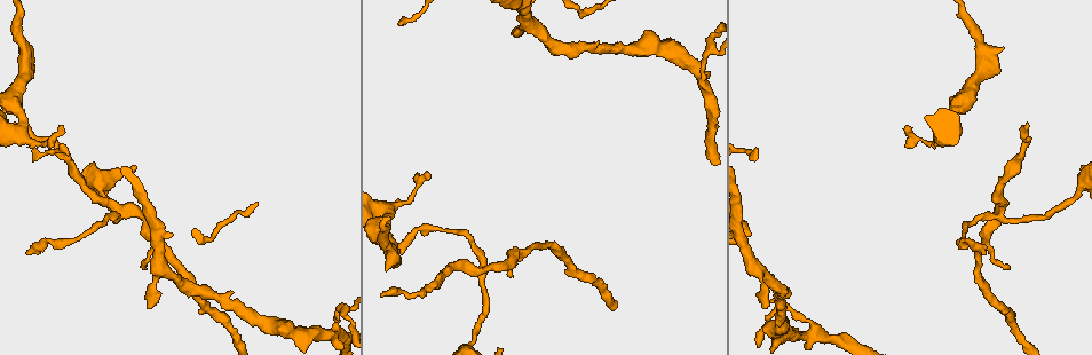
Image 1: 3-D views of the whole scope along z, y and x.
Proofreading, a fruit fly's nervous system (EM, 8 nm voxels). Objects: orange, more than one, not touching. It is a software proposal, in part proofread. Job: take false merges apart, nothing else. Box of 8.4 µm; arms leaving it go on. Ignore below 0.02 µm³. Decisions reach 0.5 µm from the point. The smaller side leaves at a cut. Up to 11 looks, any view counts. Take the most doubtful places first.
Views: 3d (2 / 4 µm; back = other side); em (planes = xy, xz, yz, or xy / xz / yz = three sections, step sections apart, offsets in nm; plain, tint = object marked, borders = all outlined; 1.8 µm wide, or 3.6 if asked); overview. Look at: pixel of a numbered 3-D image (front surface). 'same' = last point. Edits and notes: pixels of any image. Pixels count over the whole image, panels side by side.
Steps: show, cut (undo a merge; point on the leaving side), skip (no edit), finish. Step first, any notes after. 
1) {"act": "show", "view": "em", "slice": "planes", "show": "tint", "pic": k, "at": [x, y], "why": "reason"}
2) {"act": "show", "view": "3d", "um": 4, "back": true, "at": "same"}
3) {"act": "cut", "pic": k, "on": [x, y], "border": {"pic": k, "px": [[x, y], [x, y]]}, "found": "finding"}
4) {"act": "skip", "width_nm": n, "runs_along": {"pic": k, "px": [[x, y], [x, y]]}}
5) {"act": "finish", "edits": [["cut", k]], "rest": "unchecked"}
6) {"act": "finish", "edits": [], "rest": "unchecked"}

{"act": "show", "view": "em", "slice": "planes", "show": "borders", "pic": 1, "at": [487, 270], "why": "looks like a crossing"}

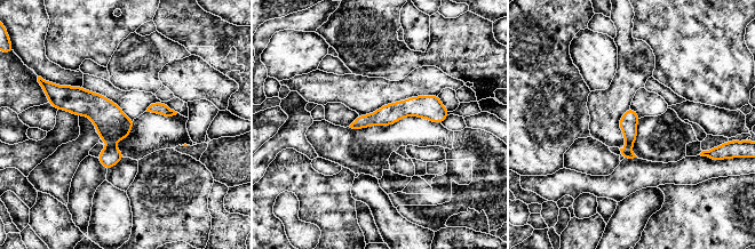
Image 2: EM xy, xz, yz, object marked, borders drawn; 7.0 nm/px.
{"act": "cut", "pic": 2, "on": [627, 153], "border": {"pic": 2, "px": [[624, 149], [630, 150]]}, "found": "a second cell is stuck on"}

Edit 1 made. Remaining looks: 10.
{"act": "show", "view": "overview"}

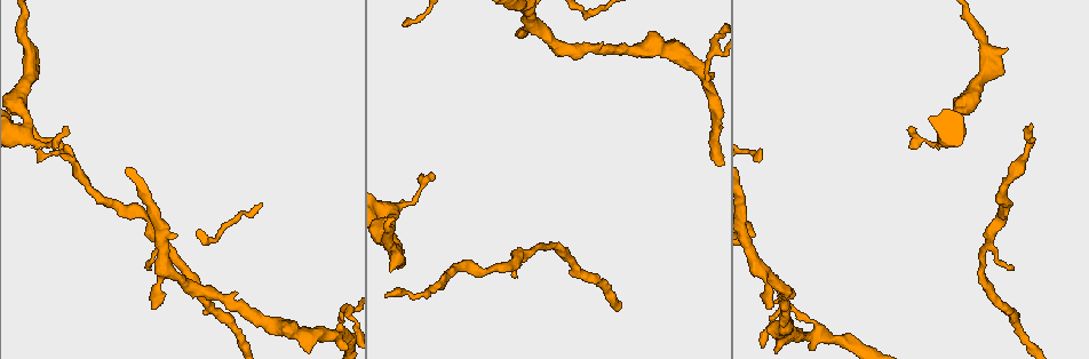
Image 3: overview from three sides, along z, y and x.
{"act": "show", "view": "3d", "um": 2, "pic": 3, "at": [707, 77], "why": "three arms meet"}

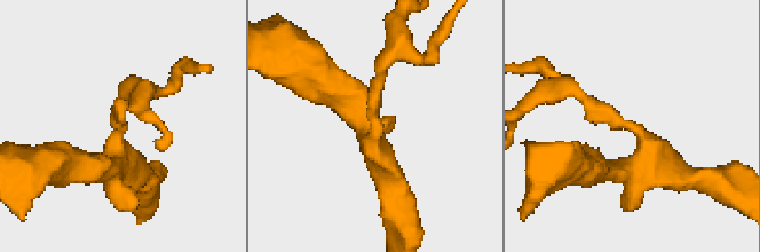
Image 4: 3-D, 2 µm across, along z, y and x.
{"act": "show", "view": "em", "slice": "planes", "show": "tint", "pic": 4, "at": [369, 132], "arms": 3, "why": "shape alone is not enough"}

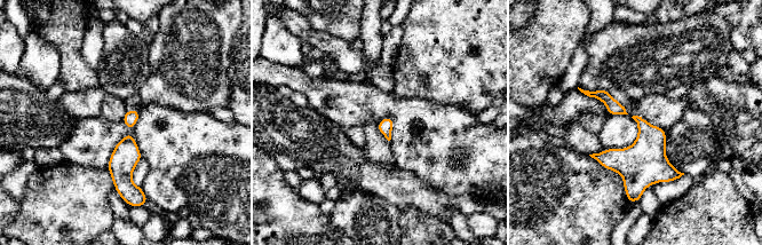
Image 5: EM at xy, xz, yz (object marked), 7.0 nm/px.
{"act": "skip", "found": "one cell here"}

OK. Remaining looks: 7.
{"act": "show", "view": "3d", "um": 2, "pic": 3, "at": [975, 27], "why": "sudden change in width"}

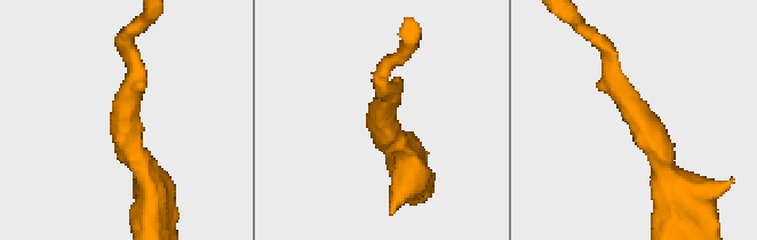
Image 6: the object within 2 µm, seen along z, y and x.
{"act": "show", "view": "em", "slice": "planes", "show": "tint", "pic": 6, "at": [638, 118]}

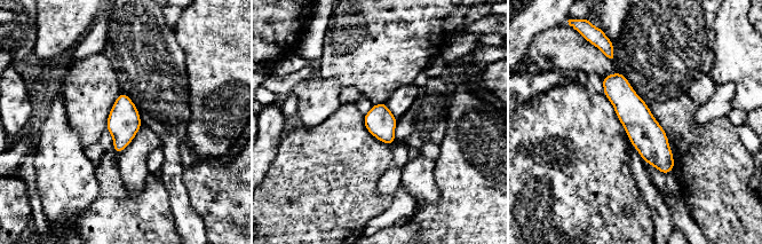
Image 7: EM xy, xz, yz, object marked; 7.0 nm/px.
{"act": "skip", "found": "all the same cell"}

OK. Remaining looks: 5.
{"act": "finish", "edits": [["cut", 2]], "rest": "unchecked"}

